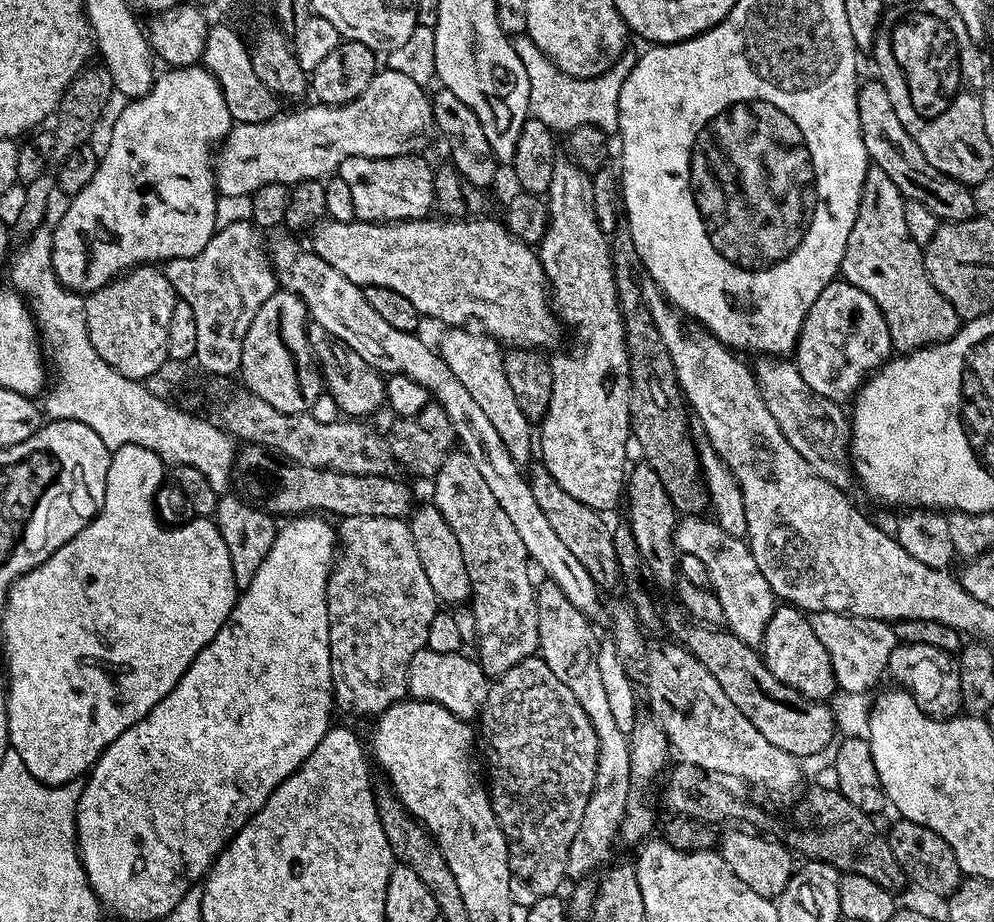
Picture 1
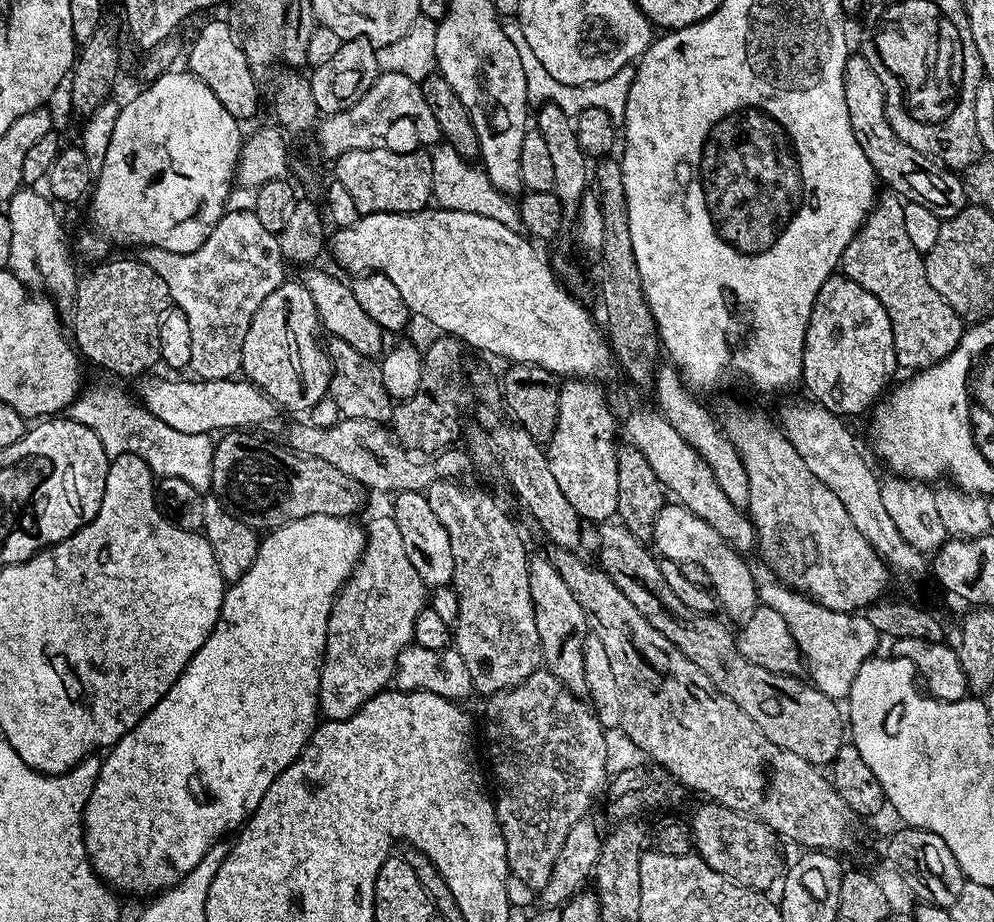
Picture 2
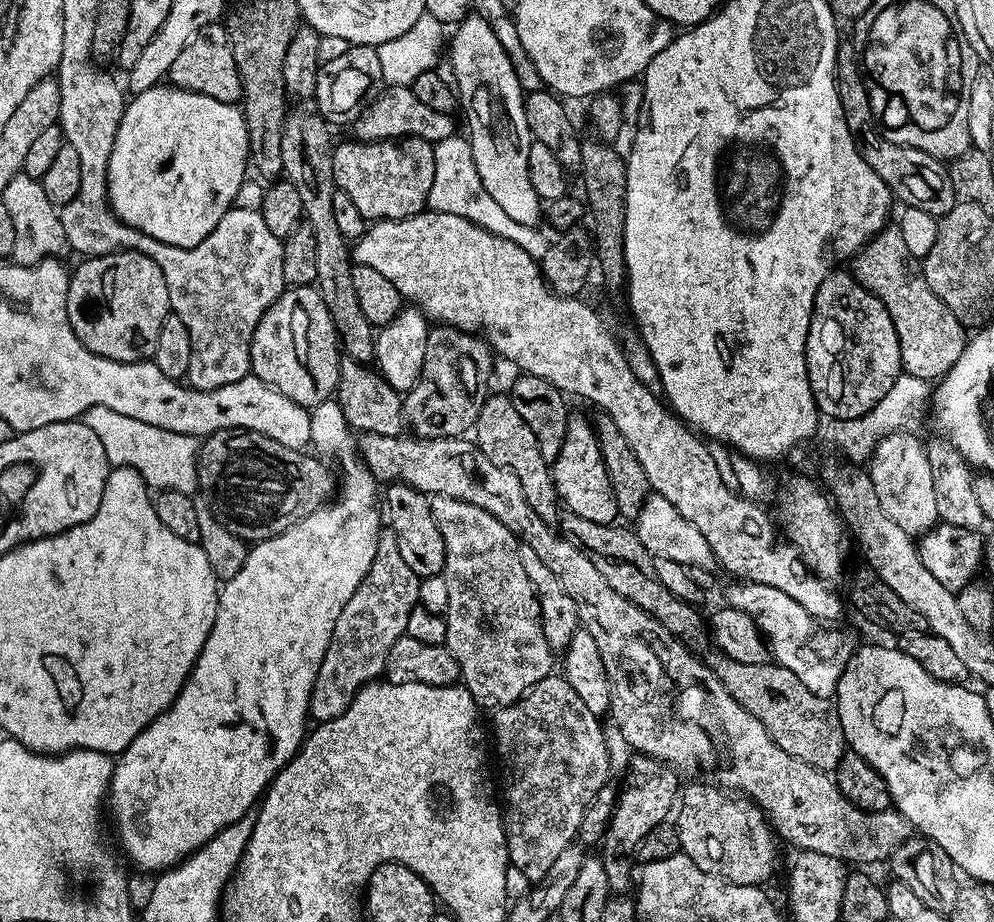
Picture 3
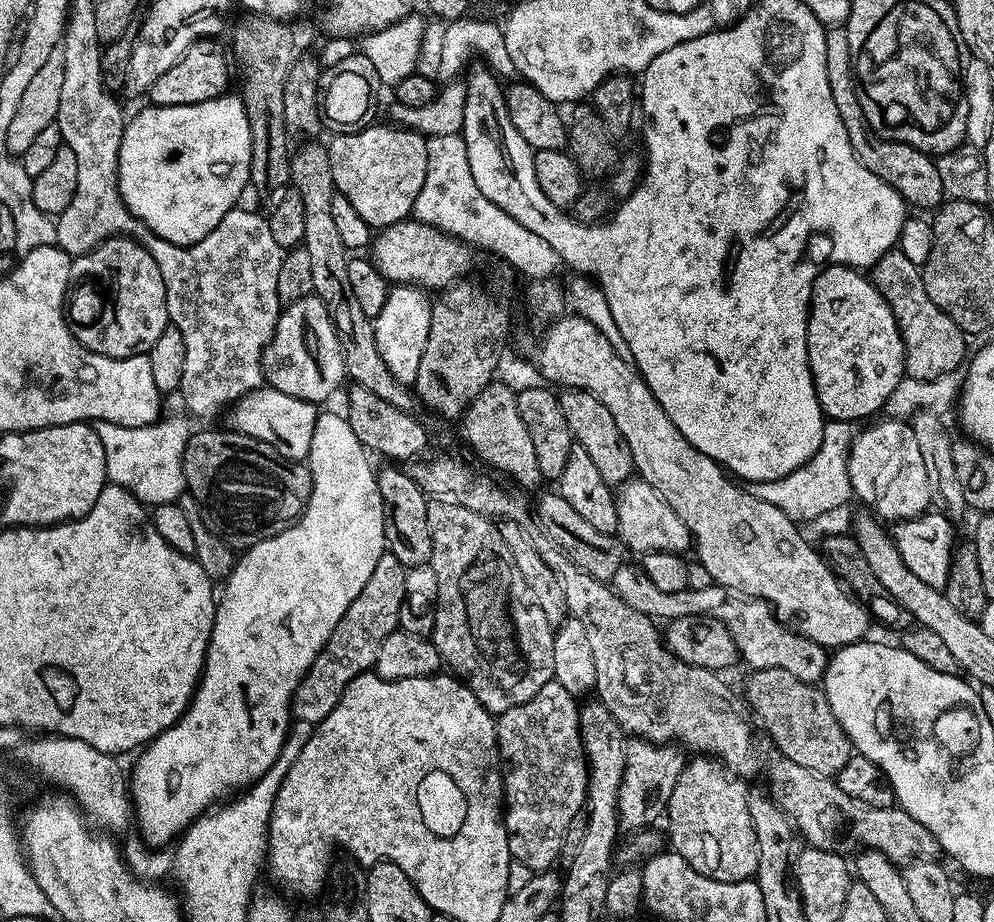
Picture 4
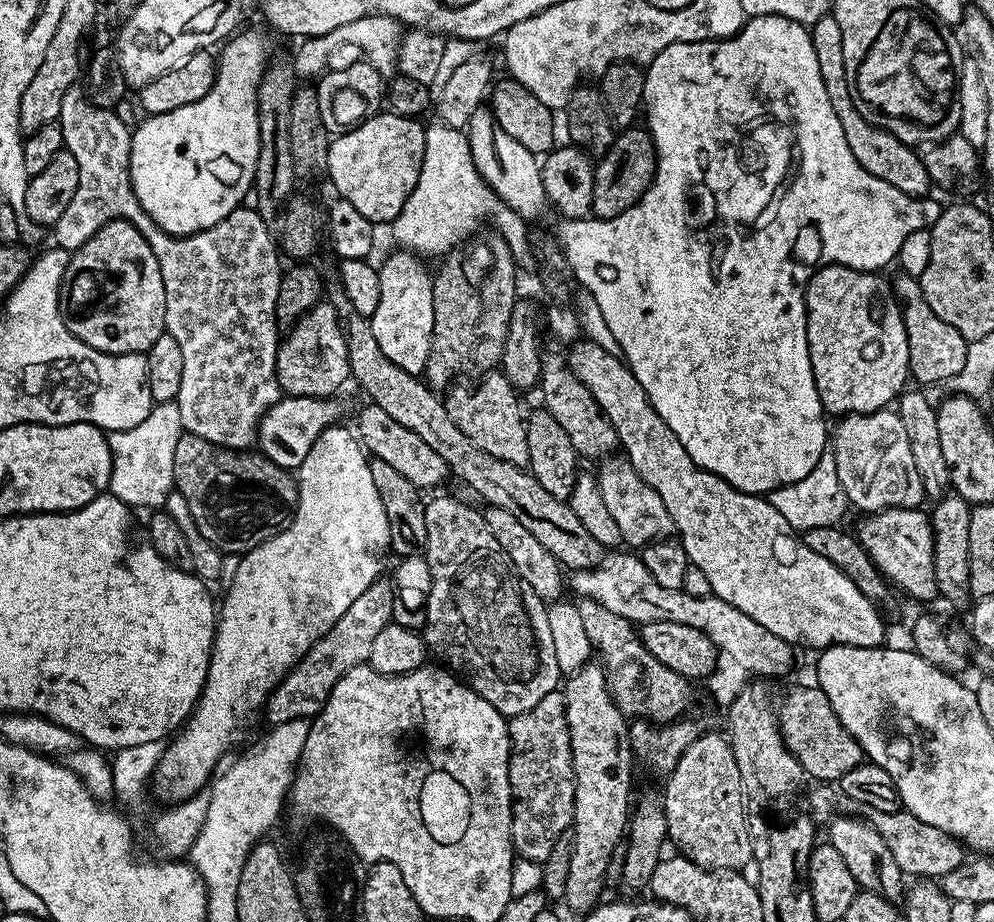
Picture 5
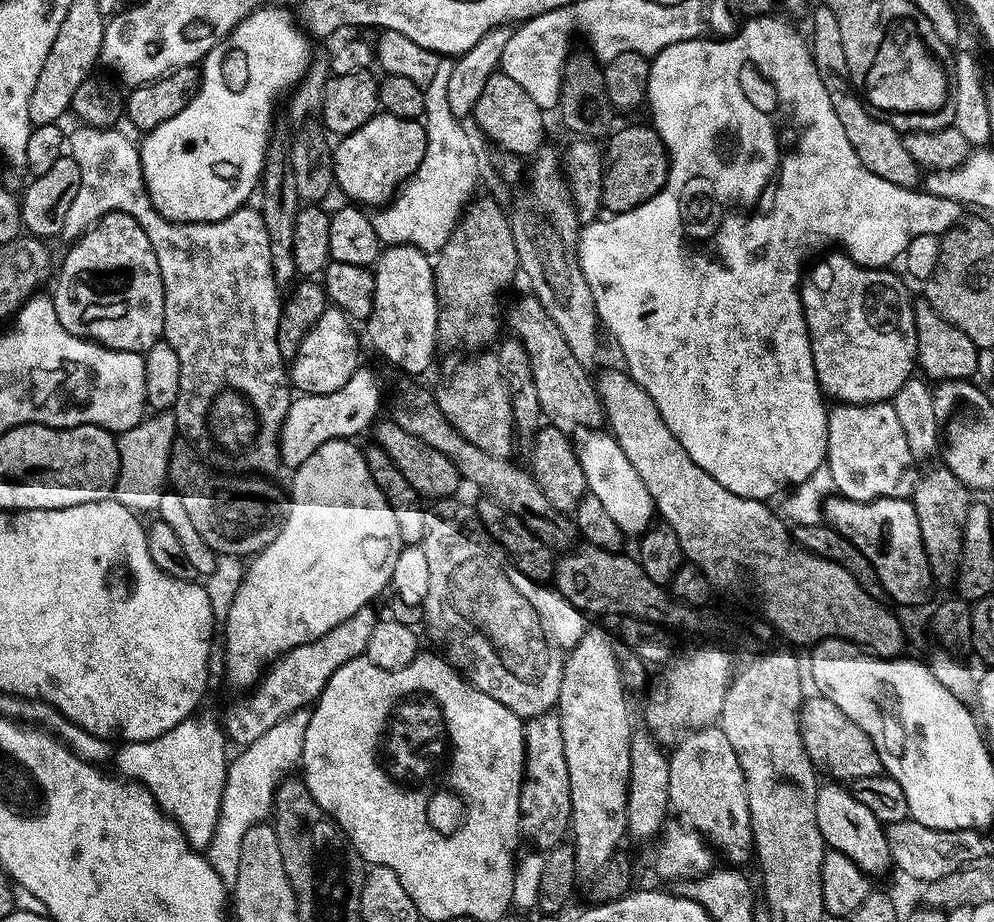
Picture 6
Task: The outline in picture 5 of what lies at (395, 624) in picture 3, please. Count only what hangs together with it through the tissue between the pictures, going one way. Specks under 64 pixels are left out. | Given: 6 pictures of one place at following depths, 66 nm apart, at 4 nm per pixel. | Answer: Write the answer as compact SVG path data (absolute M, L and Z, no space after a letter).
M387 578L376 580L366 590L362 590L359 598L350 605L350 610L346 610L346 614L334 622L329 632L285 674L280 685L272 691L266 705L267 723L274 725L316 717L324 709L330 690L334 690L338 678L342 678L346 670L368 663L370 650L374 647L374 637L387 624L392 623L397 595L393 581Z

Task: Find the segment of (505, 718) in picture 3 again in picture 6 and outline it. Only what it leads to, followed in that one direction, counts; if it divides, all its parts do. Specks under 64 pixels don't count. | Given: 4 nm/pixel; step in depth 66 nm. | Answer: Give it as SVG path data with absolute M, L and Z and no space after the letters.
M555 711L533 716L524 725L524 780L520 783L520 831L529 845L540 850L556 847L565 839L572 819L570 778L562 746L560 718Z

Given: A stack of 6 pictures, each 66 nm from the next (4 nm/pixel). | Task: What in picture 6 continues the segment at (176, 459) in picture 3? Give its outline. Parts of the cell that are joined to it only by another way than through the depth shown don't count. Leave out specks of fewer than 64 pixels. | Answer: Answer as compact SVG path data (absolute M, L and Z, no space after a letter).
M160 410L140 421L138 426L119 433L116 445L120 455L120 475L116 478L114 498L137 514L152 512L168 484L168 459L172 443L178 438L176 418L171 411Z

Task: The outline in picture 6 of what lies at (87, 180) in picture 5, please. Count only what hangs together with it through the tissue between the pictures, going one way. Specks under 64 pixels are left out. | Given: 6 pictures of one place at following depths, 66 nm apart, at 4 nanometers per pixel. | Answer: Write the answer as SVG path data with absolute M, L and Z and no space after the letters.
M80 127L84 128L74 129L66 140L72 160L78 162L80 185L78 186L78 194L74 194L74 202L70 206L70 211L66 213L66 222L62 233L63 239L66 238L65 241L68 242L78 239L83 232L94 227L102 217L111 212L130 214L134 218L134 222L138 222L138 226L142 226L142 230L146 230L146 238L150 238L150 246L154 246L154 254L158 258L158 270L162 274L162 286L164 287L163 339L167 340L170 346L174 346L174 352L178 354L178 366L182 366L182 382L174 409L179 435L189 441L209 465L215 466L217 469L235 470L240 474L272 474L268 472L274 471L276 467L279 469L282 464L280 458L280 427L286 418L288 407L293 402L294 392L290 387L290 372L286 367L286 361L278 350L278 322L280 321L282 307L282 292L276 286L274 266L270 266L270 238L266 235L266 222L260 217L259 211L252 206L242 207L234 214L209 224L179 224L173 220L167 220L156 208L150 198L148 188L144 185L140 149L137 141L135 139L132 141L130 137L116 132L120 130L115 127Z

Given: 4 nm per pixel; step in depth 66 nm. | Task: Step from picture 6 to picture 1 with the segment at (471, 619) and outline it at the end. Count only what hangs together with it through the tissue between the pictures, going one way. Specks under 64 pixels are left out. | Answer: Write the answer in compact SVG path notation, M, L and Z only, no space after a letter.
M463 450L449 452L446 462L442 462L431 484L431 503L435 504L442 518L446 518L450 530L454 530L454 538L458 538L458 546L462 546L462 562L466 562L466 574L470 576L472 587L470 607L477 623L475 655L478 657L481 670L488 677L501 676L512 666L518 666L518 662L537 655L540 646L536 593L532 576L528 573L528 568L530 569L528 551L526 546L522 546L522 538L518 538L518 530L514 530L510 518L506 518L506 510L498 506L498 498L494 498L490 486L486 486L486 478L482 478L478 466L474 466L474 462Z

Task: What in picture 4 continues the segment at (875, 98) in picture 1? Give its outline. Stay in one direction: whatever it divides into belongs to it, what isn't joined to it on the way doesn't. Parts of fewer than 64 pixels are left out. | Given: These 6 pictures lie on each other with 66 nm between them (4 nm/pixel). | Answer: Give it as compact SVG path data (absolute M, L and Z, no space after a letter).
M832 26L826 31L826 78L828 79L828 93L834 94L834 106L838 106L838 118L842 118L842 126L846 126L850 146L862 162L862 166L878 174L878 178L882 178L882 182L891 186L913 209L935 210L939 208L945 195L935 159L929 153L919 152L917 148L909 144L900 144L896 140L885 140L883 136L877 136L866 122L856 93L858 85L856 76L852 72L847 27Z

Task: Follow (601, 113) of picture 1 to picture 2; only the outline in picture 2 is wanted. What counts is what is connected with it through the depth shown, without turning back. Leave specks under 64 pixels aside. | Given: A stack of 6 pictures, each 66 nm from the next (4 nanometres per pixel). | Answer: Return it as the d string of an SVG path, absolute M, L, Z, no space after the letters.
M508 22L508 37L510 42L514 42L514 50L518 50L518 58L522 62L522 70L528 68L528 72L532 72L531 103L533 105L553 104L562 109L567 116L573 118L593 108L610 114L612 120L623 121L626 114L626 104L630 98L630 86L636 81L635 67L623 68L614 78L610 78L606 82L587 84L586 86L566 86L562 82L558 82L558 78L550 78L550 74L546 74L546 66L542 66L542 62L538 62L538 57L534 55L534 50L530 50L530 46L526 43L526 34L522 34L519 23Z

